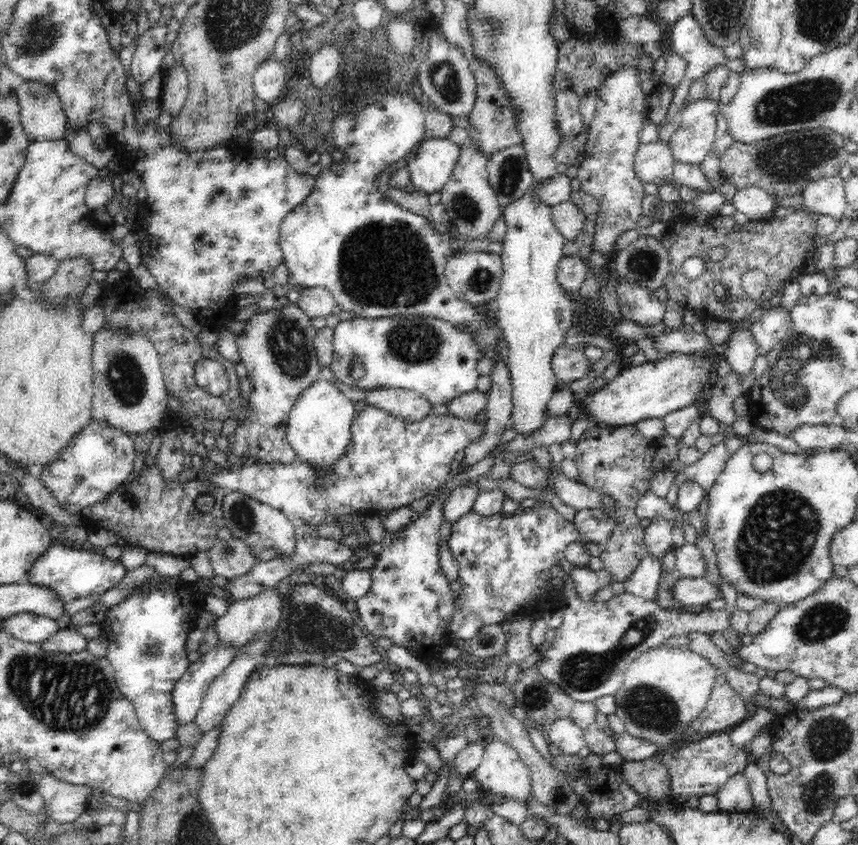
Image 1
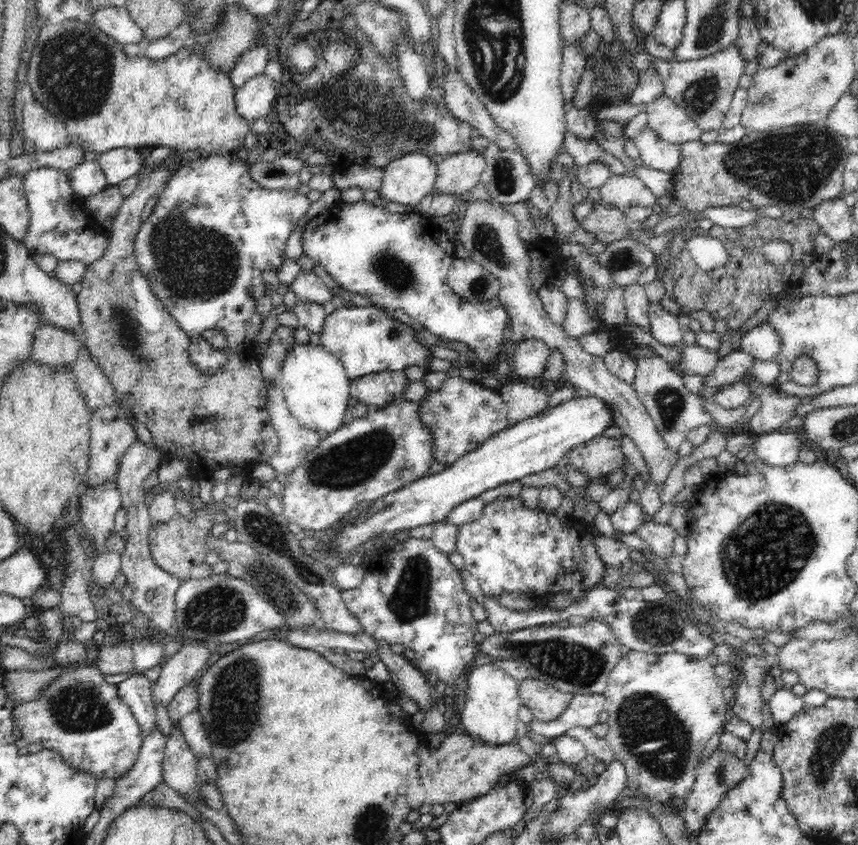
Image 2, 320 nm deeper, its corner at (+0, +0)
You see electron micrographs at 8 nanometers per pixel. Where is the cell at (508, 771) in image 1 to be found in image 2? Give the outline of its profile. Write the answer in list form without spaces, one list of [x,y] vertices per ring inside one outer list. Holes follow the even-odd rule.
[[[491,662],[484,666],[473,665],[468,673],[467,682],[465,705],[461,714],[461,726],[464,726],[466,734],[472,734],[473,738],[480,738],[482,743],[491,747],[501,747],[515,740],[518,710],[523,704],[519,697],[520,681],[512,679]]]

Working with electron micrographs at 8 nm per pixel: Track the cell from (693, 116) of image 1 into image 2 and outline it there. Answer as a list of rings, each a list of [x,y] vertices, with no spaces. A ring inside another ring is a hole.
[[[734,41],[723,51],[691,61],[677,61],[652,57],[652,64],[663,82],[663,94],[668,95],[678,107],[689,114],[701,132],[719,132],[722,130],[725,113],[730,109],[738,80],[744,74],[746,59]]]

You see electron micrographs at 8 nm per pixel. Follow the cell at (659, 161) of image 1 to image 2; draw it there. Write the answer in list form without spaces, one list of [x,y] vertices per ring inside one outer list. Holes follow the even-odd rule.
[[[668,95],[659,96],[646,105],[648,126],[658,138],[670,144],[681,146],[696,142],[702,137],[701,129],[688,113]]]

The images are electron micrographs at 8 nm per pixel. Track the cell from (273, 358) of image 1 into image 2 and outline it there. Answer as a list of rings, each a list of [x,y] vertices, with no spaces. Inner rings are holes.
[[[279,384],[268,387],[267,411],[278,435],[278,445],[274,454],[270,453],[266,460],[262,460],[262,464],[271,466],[278,474],[290,474],[290,470],[318,446],[321,438],[316,431],[302,426],[291,415]]]

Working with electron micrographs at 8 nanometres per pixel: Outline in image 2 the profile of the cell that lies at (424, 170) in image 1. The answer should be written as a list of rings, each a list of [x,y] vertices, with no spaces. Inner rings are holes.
[[[414,152],[386,166],[378,194],[384,203],[416,205],[431,194],[436,182],[438,158]]]

